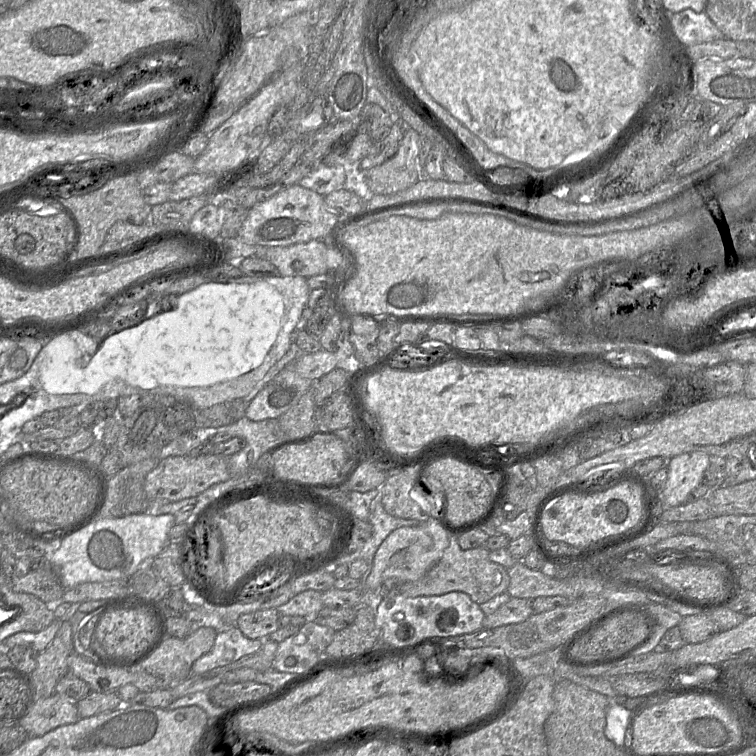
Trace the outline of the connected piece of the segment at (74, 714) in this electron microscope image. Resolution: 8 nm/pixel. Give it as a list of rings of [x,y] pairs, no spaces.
[[[56,693],[39,698],[19,724],[29,737],[42,736],[59,726],[76,723],[80,719],[77,702]]]

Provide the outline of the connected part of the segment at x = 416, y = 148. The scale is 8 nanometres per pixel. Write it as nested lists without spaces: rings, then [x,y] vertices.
[[[407,128],[396,154],[366,171],[370,190],[378,195],[390,195],[405,190],[418,181],[416,158],[420,151],[420,135]]]

